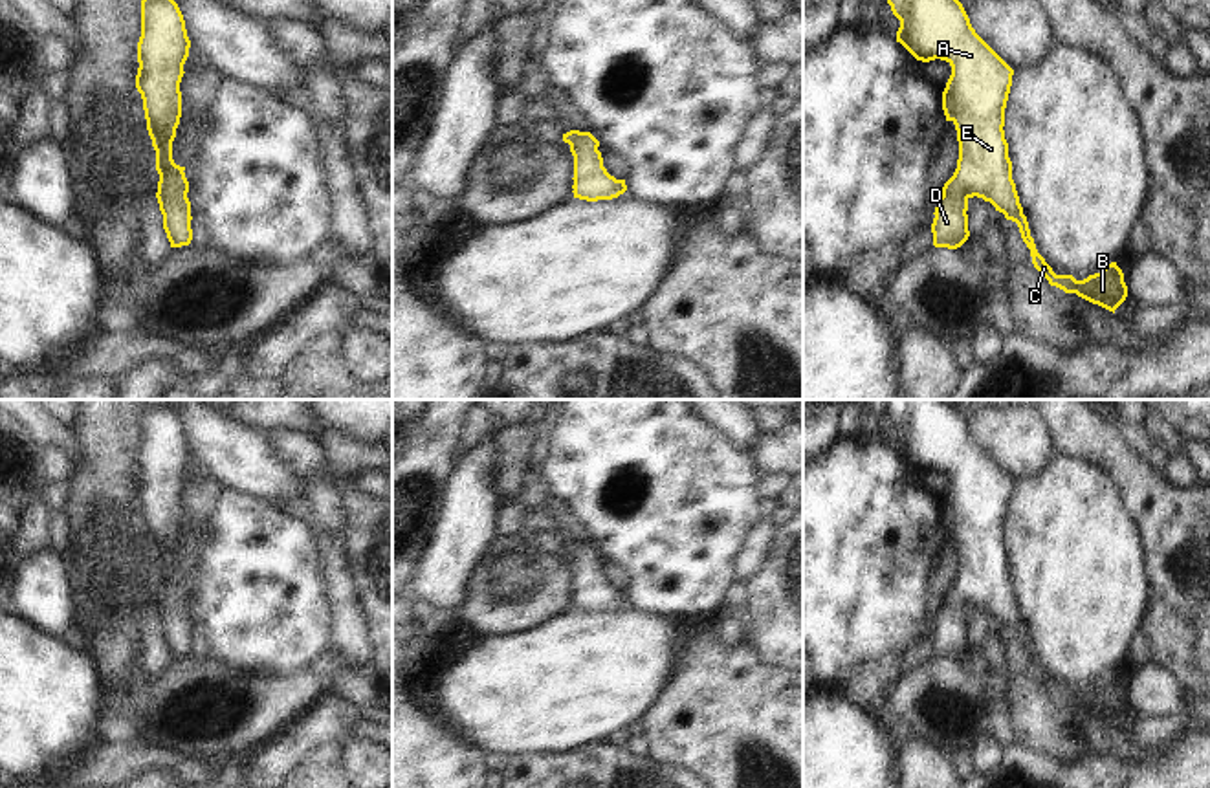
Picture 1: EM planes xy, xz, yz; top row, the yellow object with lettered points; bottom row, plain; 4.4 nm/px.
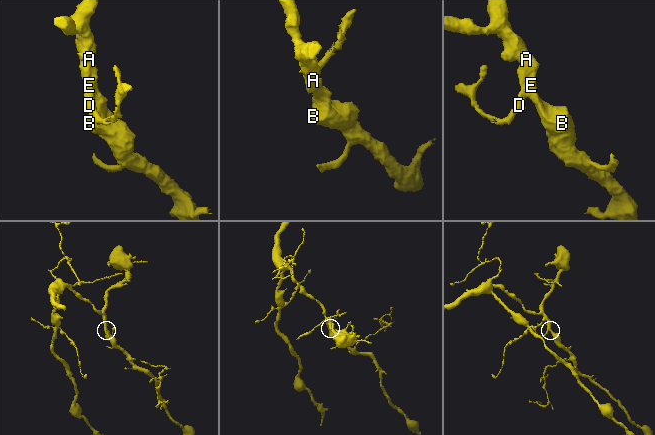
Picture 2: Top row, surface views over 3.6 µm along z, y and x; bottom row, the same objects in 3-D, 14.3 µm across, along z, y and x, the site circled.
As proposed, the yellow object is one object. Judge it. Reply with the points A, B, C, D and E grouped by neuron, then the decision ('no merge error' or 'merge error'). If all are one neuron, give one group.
A B C D E | no merge error

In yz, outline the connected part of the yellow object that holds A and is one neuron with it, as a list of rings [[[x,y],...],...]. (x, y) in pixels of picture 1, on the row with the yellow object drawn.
[[[887,0],[887,4],[900,20],[896,42],[917,60],[940,59],[952,66],[942,92],[942,110],[946,121],[955,125],[959,159],[933,213],[933,246],[961,247],[970,236],[968,200],[983,198],[1018,224],[1034,268],[1050,286],[1115,313],[1128,297],[1124,273],[1116,262],[1084,280],[1056,275],[1030,236],[1003,130],[1014,70],[975,33],[959,0]]]

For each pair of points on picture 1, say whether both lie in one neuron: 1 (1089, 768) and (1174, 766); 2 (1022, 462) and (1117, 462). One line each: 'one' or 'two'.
1: one
2: two

